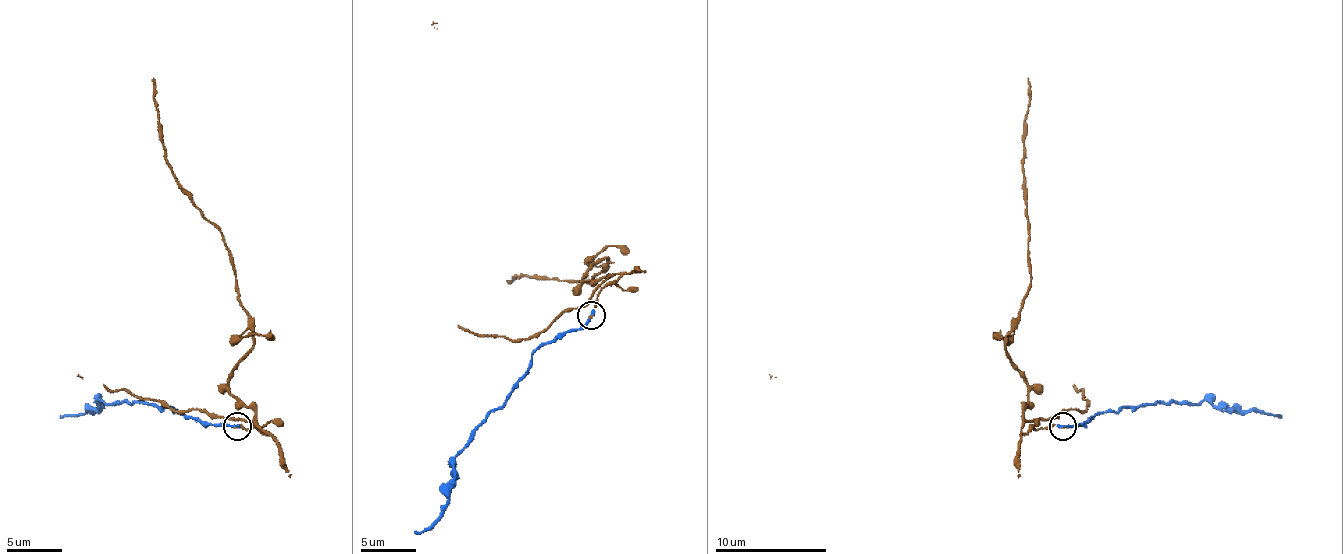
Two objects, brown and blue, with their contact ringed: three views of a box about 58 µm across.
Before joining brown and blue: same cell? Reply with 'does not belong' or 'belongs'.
belongs

